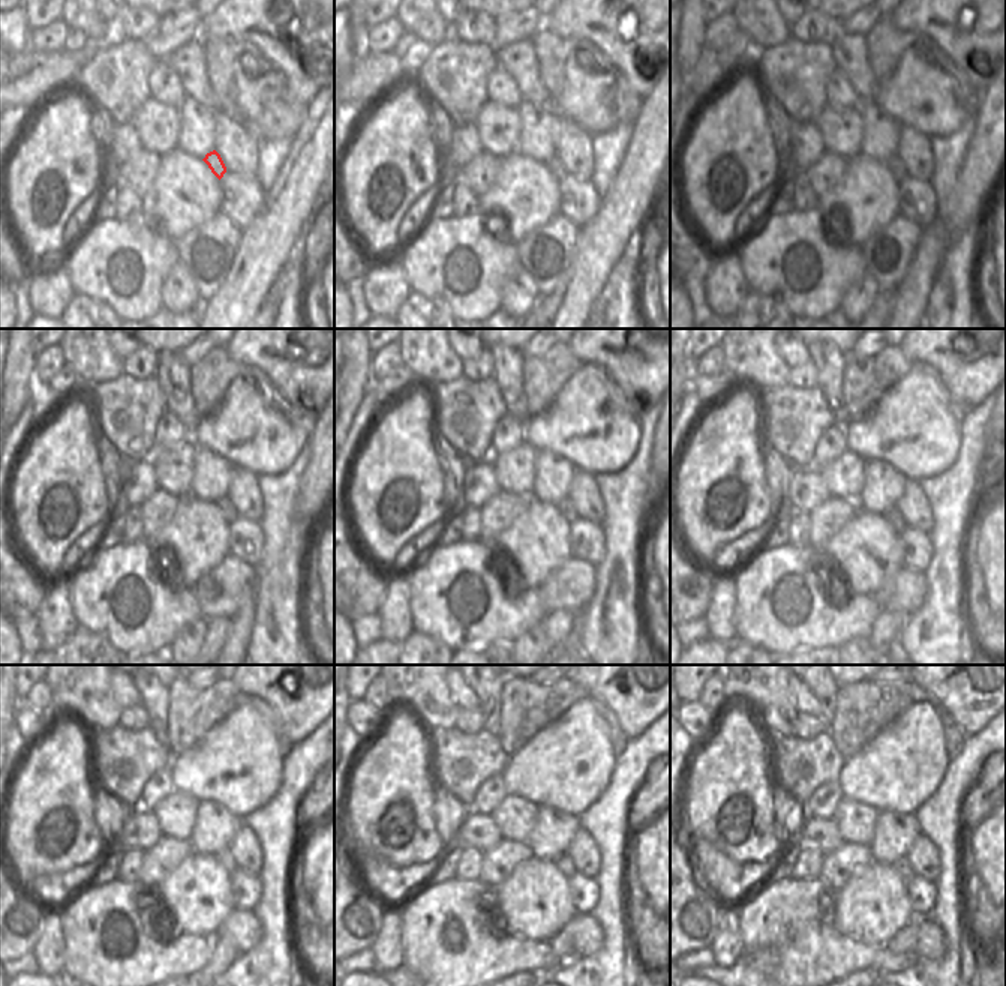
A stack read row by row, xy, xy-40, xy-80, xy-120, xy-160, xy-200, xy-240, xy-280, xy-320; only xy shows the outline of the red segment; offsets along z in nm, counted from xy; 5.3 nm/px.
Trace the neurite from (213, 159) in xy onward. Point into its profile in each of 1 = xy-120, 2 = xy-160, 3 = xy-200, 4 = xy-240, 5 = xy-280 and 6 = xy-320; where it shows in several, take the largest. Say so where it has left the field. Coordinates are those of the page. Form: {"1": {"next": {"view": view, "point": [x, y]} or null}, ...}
{"1": {"next": {"view": "xy-120", "point": [224, 505]}}, "2": {"next": {"view": "xy-160", "point": [564, 506]}}, "3": {"next": {"view": "xy-200", "point": [894, 517]}}, "4": {"next": {"view": "xy-240", "point": [225, 857]}}, "5": {"next": {"view": "xy-280", "point": [564, 862]}}, "6": {"next": {"view": "xy-320", "point": [901, 866]}}}

